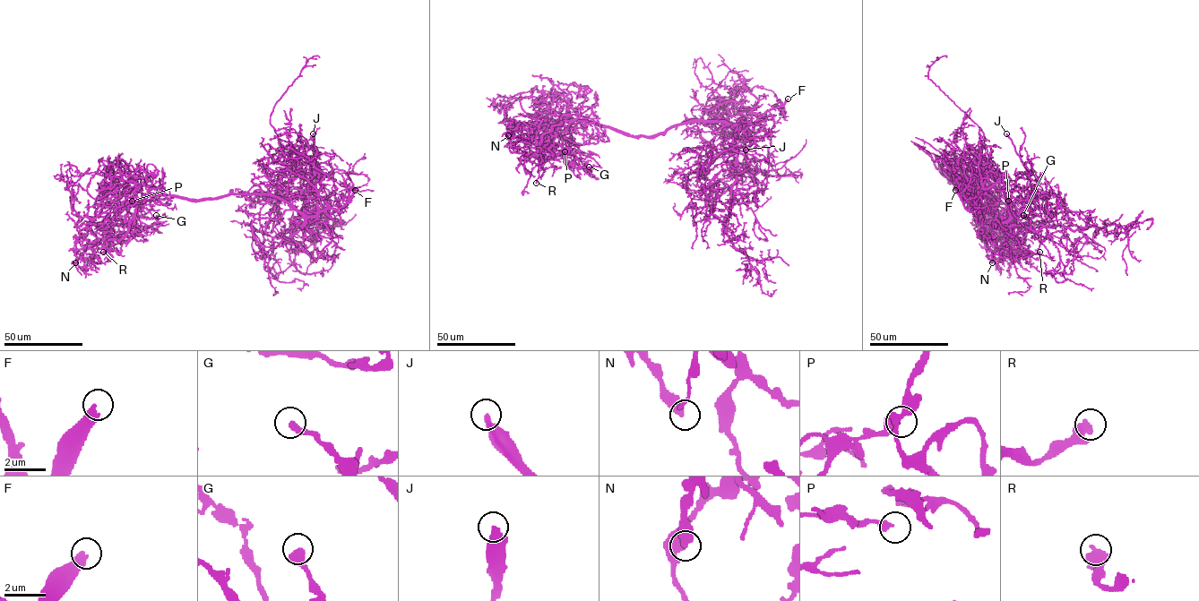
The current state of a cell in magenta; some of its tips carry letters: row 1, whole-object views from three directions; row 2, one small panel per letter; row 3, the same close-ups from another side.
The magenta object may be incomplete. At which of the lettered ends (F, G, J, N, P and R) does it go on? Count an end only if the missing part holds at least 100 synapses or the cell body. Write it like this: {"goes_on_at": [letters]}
{"goes_on_at": ["F", "J"]}

